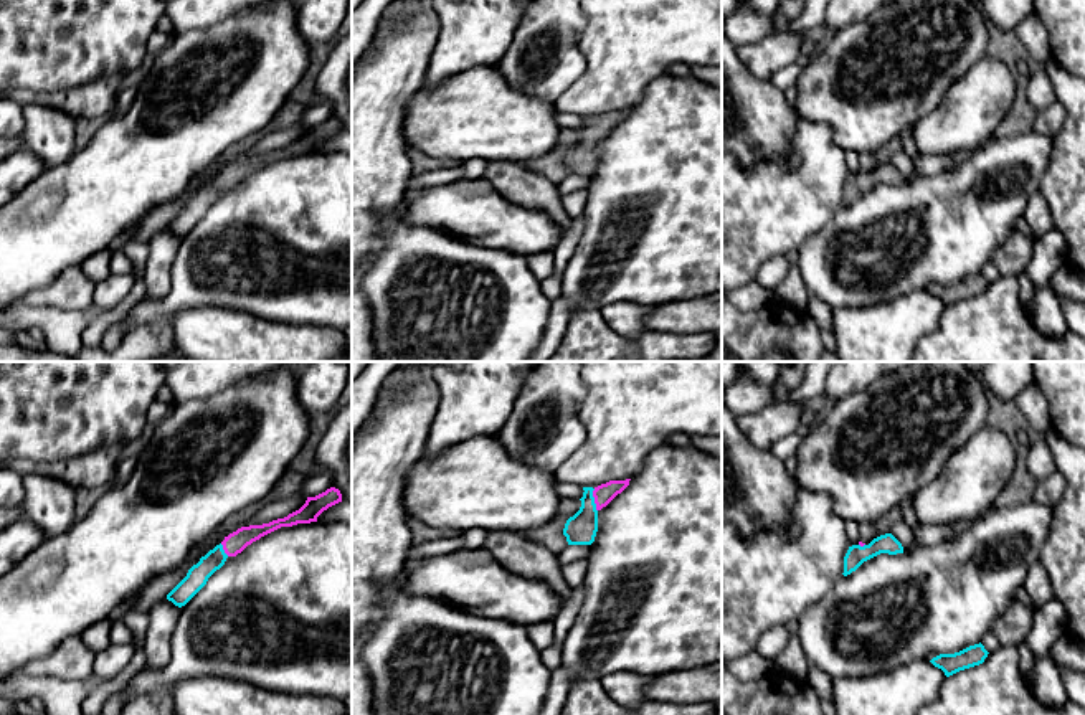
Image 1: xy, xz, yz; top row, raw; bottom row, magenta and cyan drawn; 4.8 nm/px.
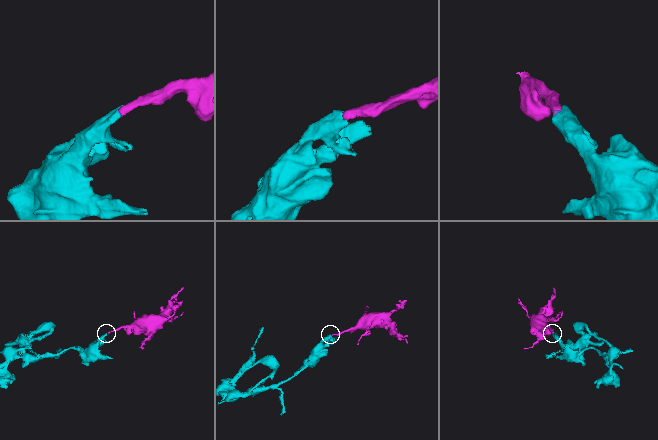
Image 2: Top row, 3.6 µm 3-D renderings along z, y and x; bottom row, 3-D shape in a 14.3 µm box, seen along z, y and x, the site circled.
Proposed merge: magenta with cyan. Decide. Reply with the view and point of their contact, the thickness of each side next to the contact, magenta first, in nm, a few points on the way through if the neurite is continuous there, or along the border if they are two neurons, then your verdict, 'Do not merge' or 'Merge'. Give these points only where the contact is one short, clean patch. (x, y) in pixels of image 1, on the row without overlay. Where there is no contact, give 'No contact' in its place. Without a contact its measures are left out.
Touches magenta at xz (595, 131). Thickness 100 nm (magenta) against 150 nm. Path across: xz (603, 124), (595, 131), (580, 159). Merge

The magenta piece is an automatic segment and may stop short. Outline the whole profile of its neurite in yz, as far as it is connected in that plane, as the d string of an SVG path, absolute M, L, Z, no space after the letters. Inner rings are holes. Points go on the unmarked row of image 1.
M885 163L877 168L874 168L869 175L859 172L857 175L849 177L846 187L844 187L844 206L855 201L864 192L880 185L897 185L903 183L902 173L892 165Z

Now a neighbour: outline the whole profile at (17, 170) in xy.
M26 147L0 159L0 208L36 180L46 165Z

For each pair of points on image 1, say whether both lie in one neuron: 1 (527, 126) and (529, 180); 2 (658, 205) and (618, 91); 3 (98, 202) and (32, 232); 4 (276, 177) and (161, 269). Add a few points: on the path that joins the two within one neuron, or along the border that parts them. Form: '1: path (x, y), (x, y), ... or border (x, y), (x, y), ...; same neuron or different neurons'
1: border (489, 160), (521, 160), (524, 164); different neurons
2: border (654, 78), (631, 109); different neurons
3: path (81, 205), (48, 227); same neuron
4: border (180, 238), (170, 288), (161, 296); different neurons

